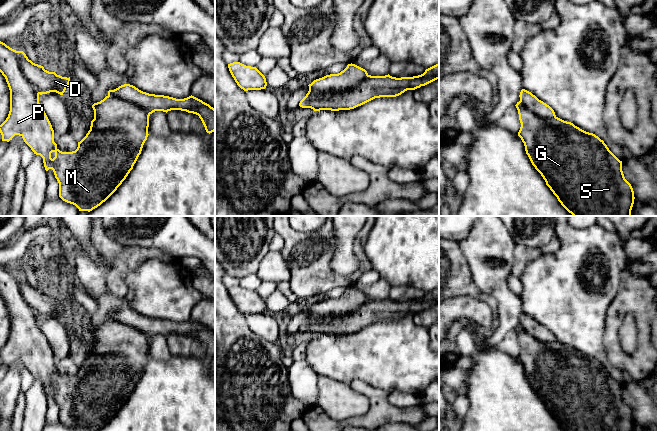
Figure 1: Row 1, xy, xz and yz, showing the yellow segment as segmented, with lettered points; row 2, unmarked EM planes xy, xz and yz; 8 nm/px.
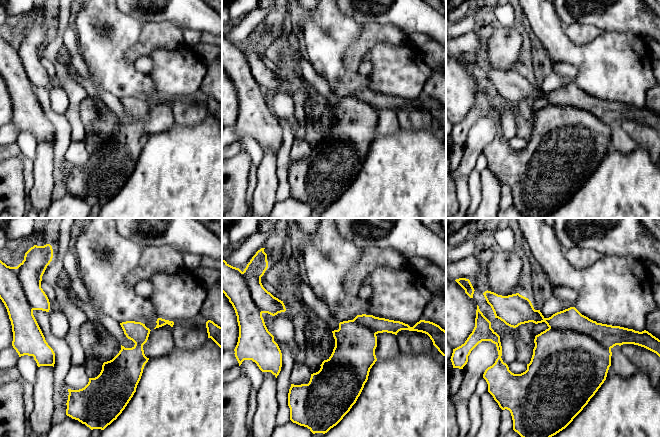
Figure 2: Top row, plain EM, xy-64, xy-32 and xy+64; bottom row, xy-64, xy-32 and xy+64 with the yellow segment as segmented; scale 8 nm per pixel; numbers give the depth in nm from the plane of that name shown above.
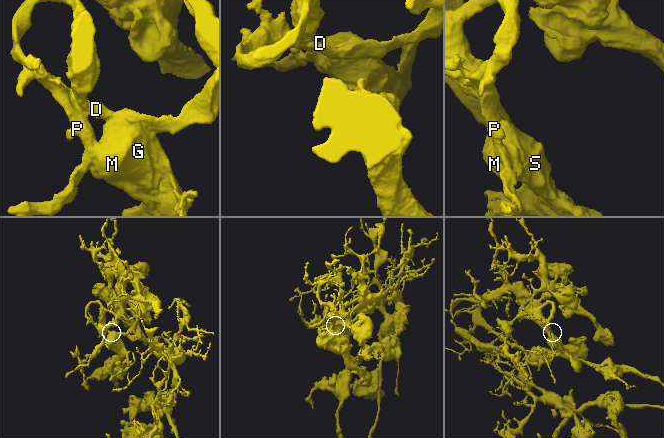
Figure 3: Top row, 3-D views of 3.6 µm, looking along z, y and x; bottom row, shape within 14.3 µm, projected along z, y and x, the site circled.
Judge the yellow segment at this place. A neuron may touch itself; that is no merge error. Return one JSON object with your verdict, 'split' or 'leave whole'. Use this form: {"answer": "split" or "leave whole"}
{"answer": "leave whole"}

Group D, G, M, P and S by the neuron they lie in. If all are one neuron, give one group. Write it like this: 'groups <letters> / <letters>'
groups D G M P S

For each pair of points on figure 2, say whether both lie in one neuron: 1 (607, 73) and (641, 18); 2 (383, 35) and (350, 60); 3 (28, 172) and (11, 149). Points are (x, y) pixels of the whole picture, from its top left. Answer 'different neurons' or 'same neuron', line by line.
1: different neurons
2: same neuron
3: same neuron

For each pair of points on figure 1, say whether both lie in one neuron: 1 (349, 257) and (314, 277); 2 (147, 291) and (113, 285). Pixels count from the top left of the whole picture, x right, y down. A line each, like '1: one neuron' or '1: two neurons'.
1: two neurons
2: two neurons

